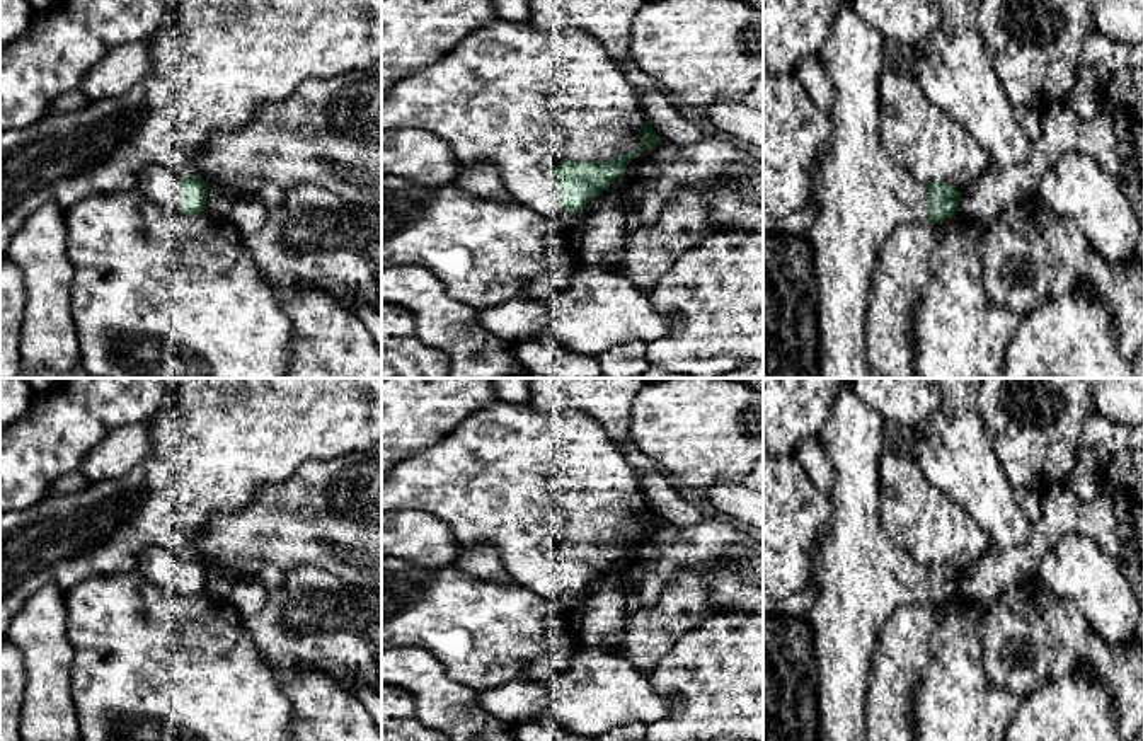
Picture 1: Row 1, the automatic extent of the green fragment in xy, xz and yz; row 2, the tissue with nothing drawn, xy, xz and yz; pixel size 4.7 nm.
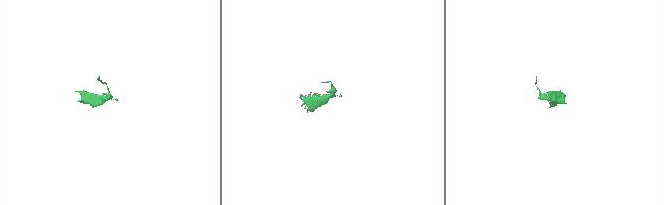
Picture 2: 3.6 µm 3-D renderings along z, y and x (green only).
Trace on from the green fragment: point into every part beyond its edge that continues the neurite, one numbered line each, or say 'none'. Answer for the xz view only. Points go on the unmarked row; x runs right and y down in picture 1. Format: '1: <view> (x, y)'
1: xz (508, 476)

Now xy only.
1: xy (159, 566)

